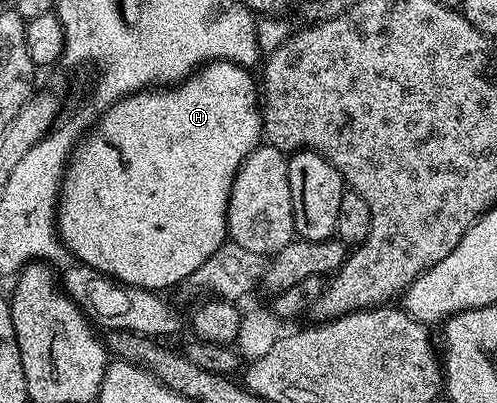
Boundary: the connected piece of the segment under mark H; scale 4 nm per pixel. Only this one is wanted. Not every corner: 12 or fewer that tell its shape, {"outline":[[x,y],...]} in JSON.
{"outline":[[210,60],[69,155],[56,230],[144,290],[227,241],[259,82]]}

